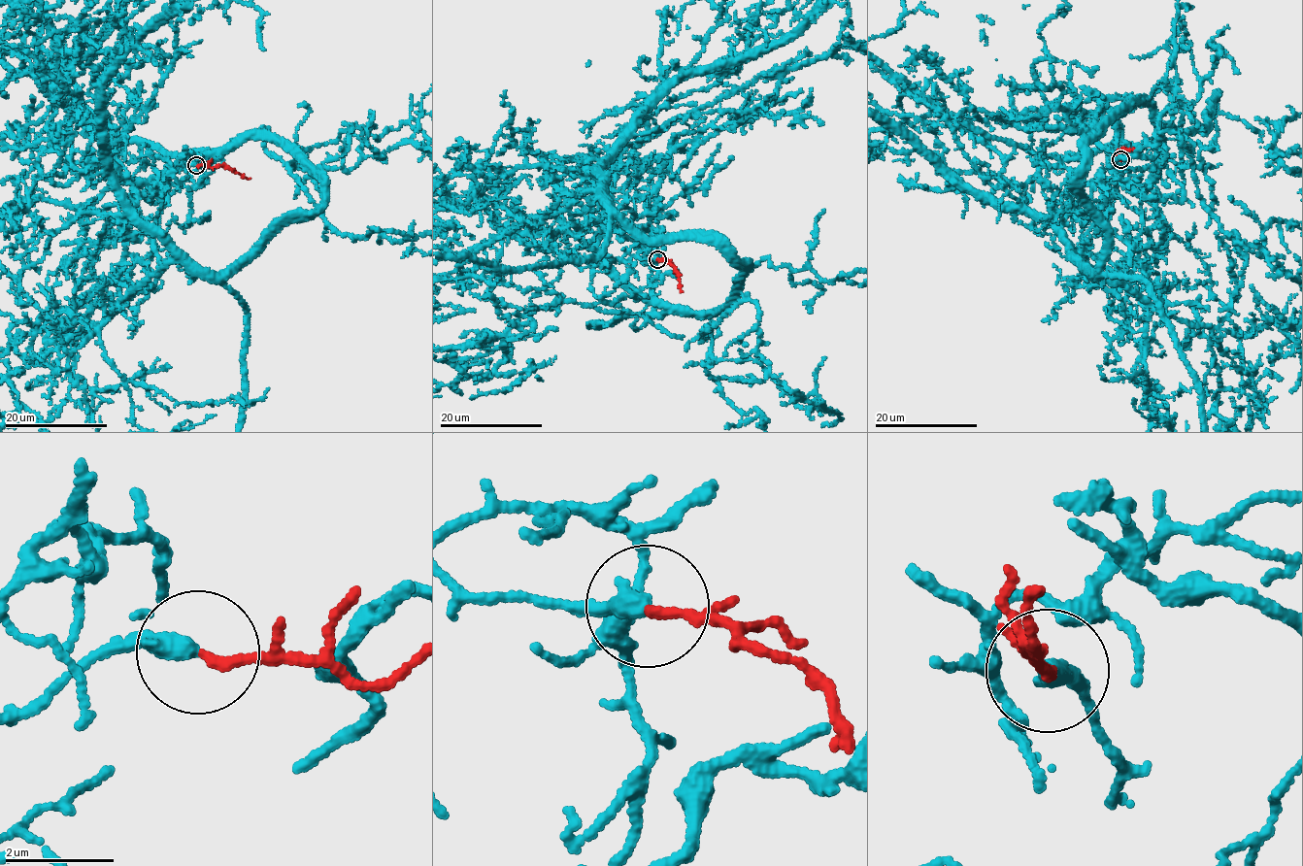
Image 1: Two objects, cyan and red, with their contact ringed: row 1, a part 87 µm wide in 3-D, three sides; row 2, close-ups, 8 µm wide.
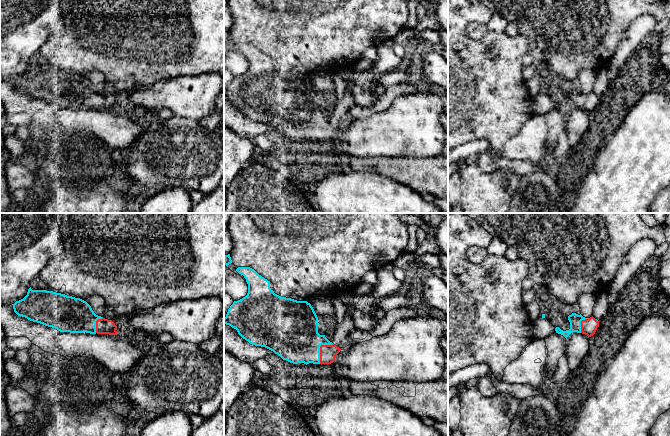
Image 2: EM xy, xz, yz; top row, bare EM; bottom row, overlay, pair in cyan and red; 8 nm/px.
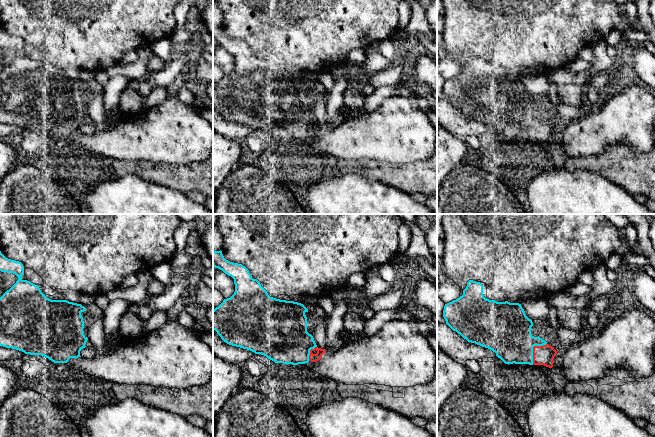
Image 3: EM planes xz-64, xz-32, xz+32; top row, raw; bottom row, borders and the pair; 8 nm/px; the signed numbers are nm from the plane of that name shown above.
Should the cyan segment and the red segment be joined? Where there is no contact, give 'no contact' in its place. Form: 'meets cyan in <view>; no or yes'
meets cyan in xz; yes

